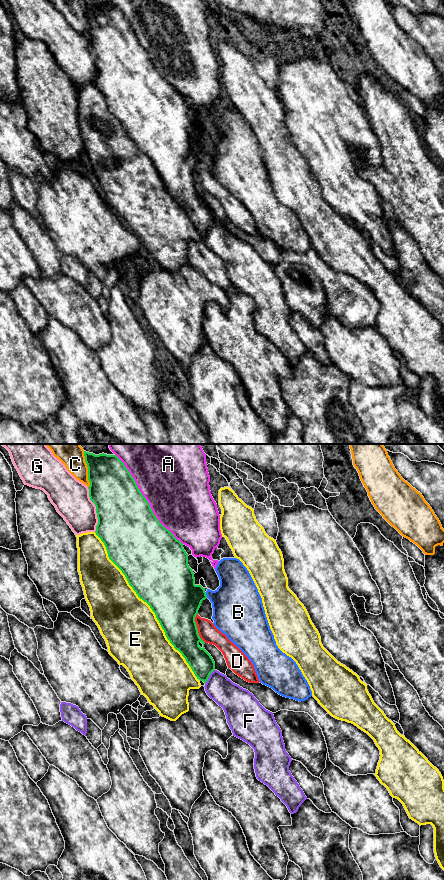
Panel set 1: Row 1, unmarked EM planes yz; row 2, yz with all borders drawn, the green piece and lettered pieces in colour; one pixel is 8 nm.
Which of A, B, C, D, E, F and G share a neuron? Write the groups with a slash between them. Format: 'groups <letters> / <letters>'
groups A / B / C / D / E / F / G

